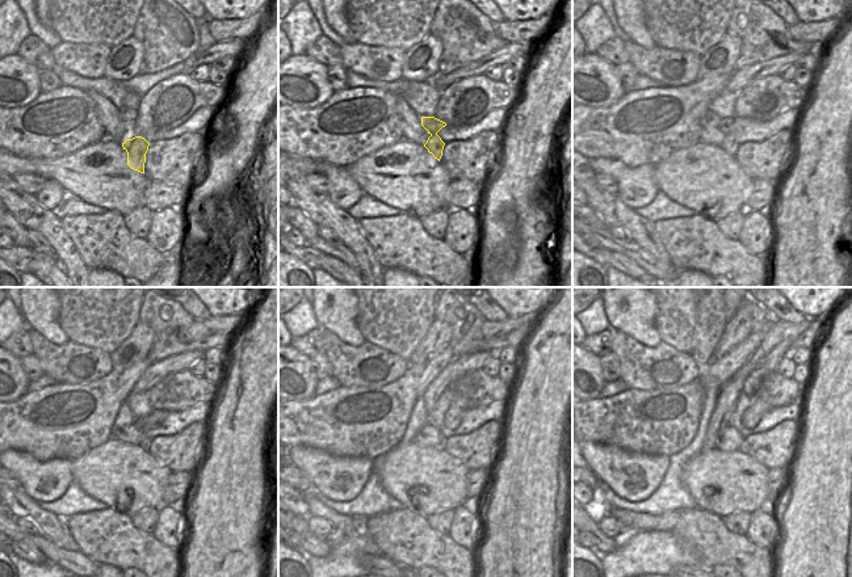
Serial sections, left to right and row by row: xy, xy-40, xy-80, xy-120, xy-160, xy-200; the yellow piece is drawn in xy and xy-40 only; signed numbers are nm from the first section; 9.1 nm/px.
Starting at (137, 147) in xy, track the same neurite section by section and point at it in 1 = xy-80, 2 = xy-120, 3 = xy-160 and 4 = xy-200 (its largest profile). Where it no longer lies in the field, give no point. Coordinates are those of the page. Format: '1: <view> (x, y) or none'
1: xy-80 (726, 125)
2: xy-120 (152, 421)
3: xy-160 (452, 420)
4: xy-200 (750, 418)

